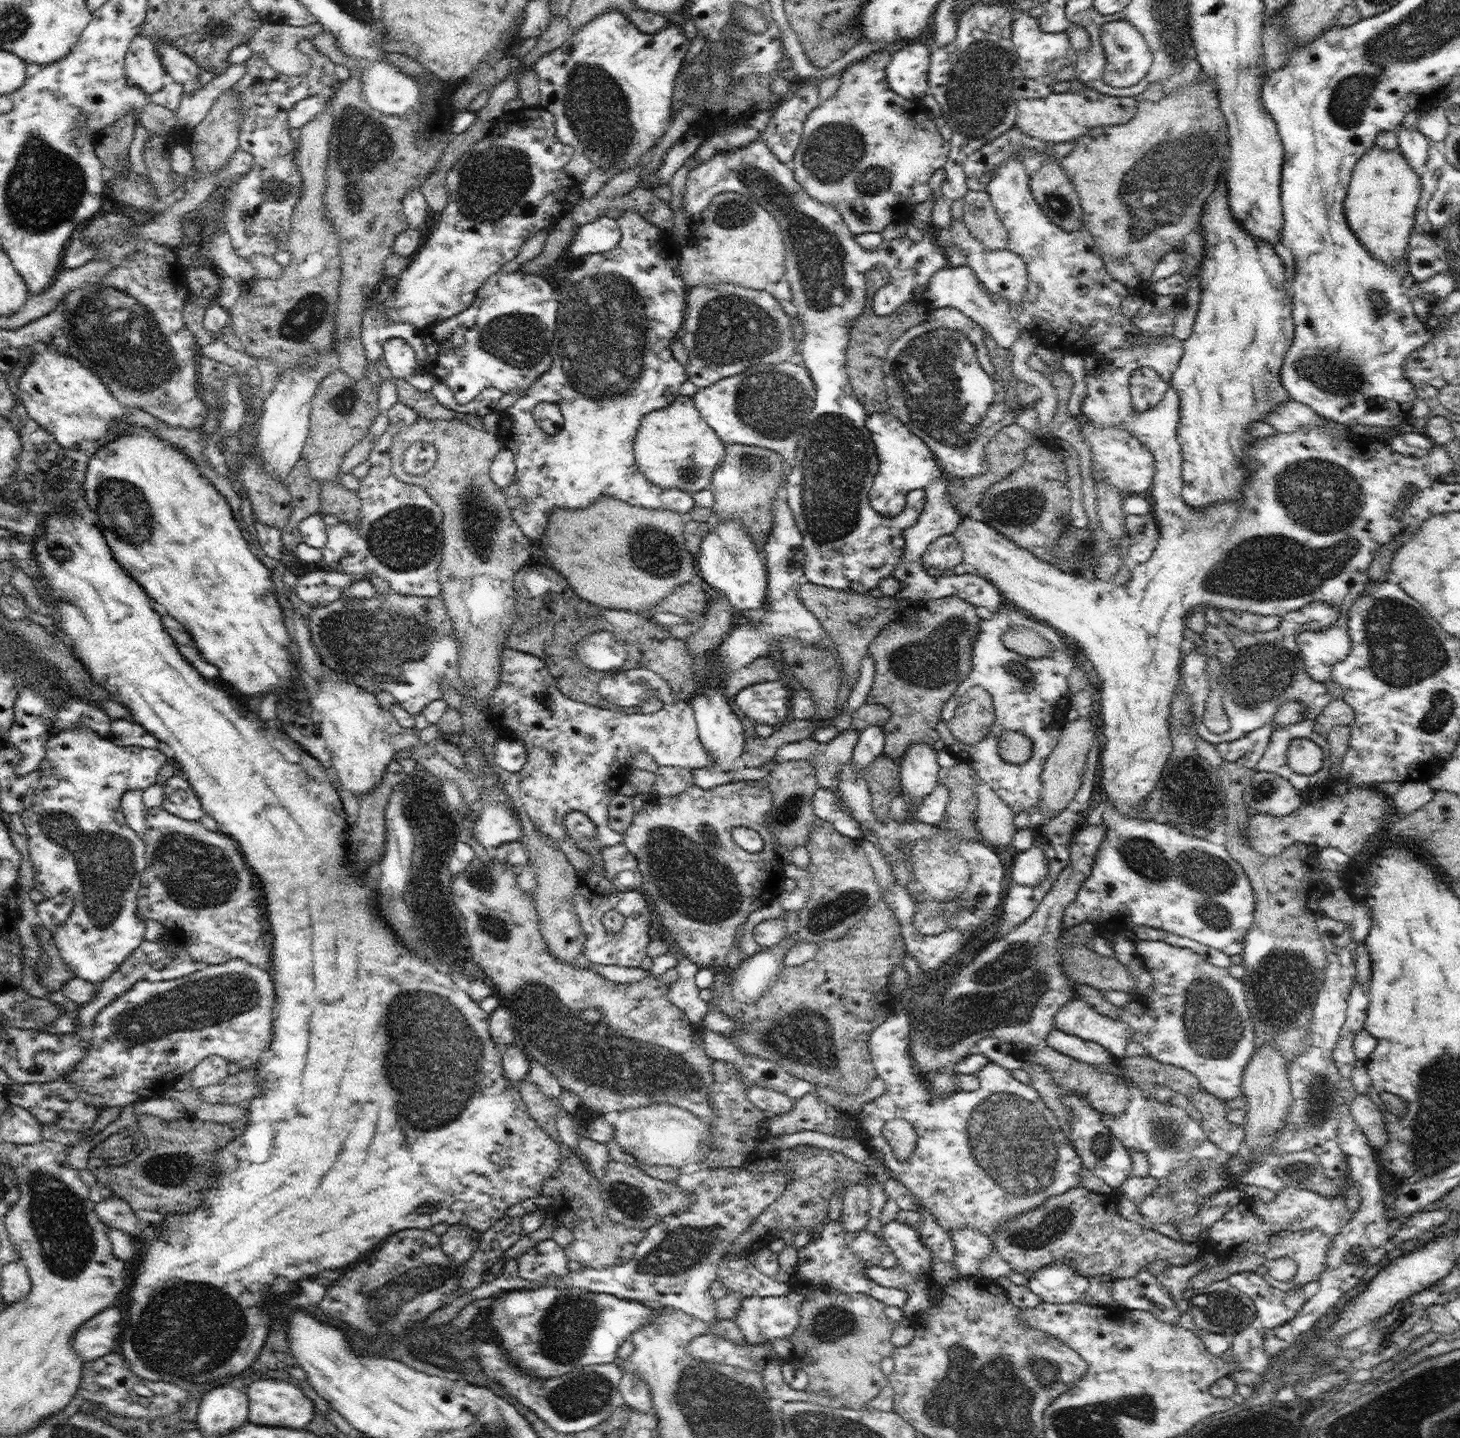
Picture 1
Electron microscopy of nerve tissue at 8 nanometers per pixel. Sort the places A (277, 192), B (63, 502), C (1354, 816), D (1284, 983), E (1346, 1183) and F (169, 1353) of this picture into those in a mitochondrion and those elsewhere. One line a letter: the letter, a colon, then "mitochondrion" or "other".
A: mitochondrion
B: other
C: other
D: mitochondrion
E: other
F: mitochondrion

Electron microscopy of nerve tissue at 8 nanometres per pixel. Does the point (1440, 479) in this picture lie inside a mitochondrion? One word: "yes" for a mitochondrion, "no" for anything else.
no

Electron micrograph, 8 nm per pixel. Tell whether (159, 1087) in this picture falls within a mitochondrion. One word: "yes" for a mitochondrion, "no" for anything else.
no

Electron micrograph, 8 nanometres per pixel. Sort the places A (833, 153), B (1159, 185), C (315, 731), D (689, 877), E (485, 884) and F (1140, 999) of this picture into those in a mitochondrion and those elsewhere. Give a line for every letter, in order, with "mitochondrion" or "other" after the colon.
A: mitochondrion
B: mitochondrion
C: other
D: mitochondrion
E: mitochondrion
F: other

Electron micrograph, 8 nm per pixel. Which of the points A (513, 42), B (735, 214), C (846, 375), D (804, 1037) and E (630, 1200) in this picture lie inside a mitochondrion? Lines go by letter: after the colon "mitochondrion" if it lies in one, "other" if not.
A: other
B: mitochondrion
C: other
D: mitochondrion
E: mitochondrion

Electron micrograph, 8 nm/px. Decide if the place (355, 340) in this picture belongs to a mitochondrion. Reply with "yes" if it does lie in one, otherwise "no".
no

